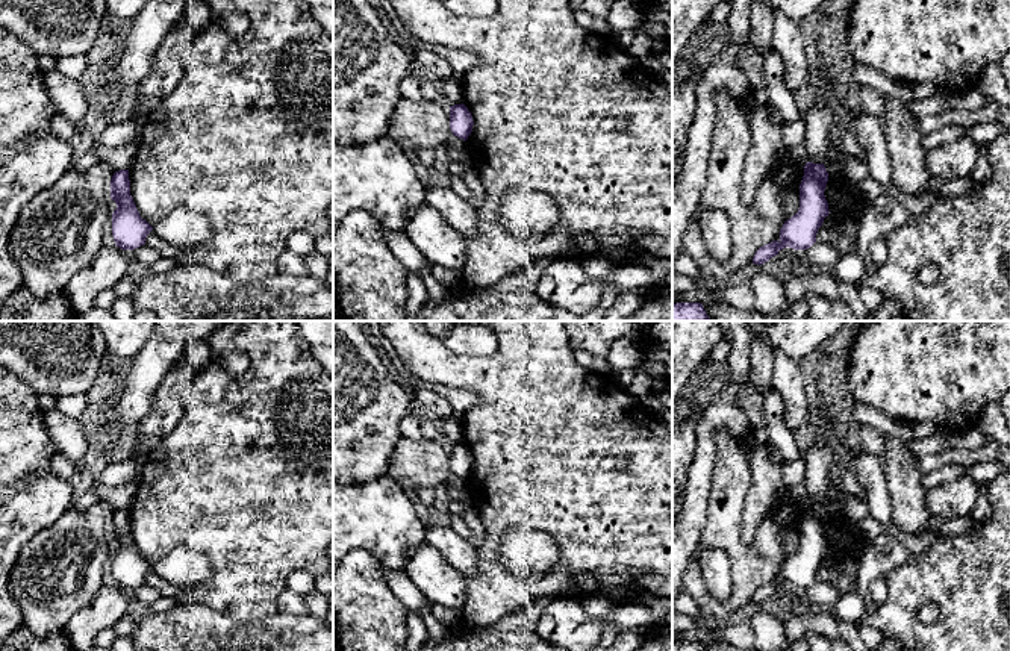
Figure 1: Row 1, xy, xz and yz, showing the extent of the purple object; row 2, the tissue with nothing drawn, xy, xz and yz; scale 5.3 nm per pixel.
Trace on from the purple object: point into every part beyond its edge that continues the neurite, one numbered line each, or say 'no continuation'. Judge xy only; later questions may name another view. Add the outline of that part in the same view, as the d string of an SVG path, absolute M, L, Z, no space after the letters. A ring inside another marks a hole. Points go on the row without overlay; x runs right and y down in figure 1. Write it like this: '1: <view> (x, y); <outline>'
no continuation

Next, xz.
no continuation

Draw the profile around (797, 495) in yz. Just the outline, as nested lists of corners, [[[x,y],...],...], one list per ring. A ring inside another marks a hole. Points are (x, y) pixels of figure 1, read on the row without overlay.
[[[796,484],[793,487],[787,487],[783,495],[790,504],[796,507],[804,507],[804,504],[809,501],[809,495],[806,491],[806,484]]]

